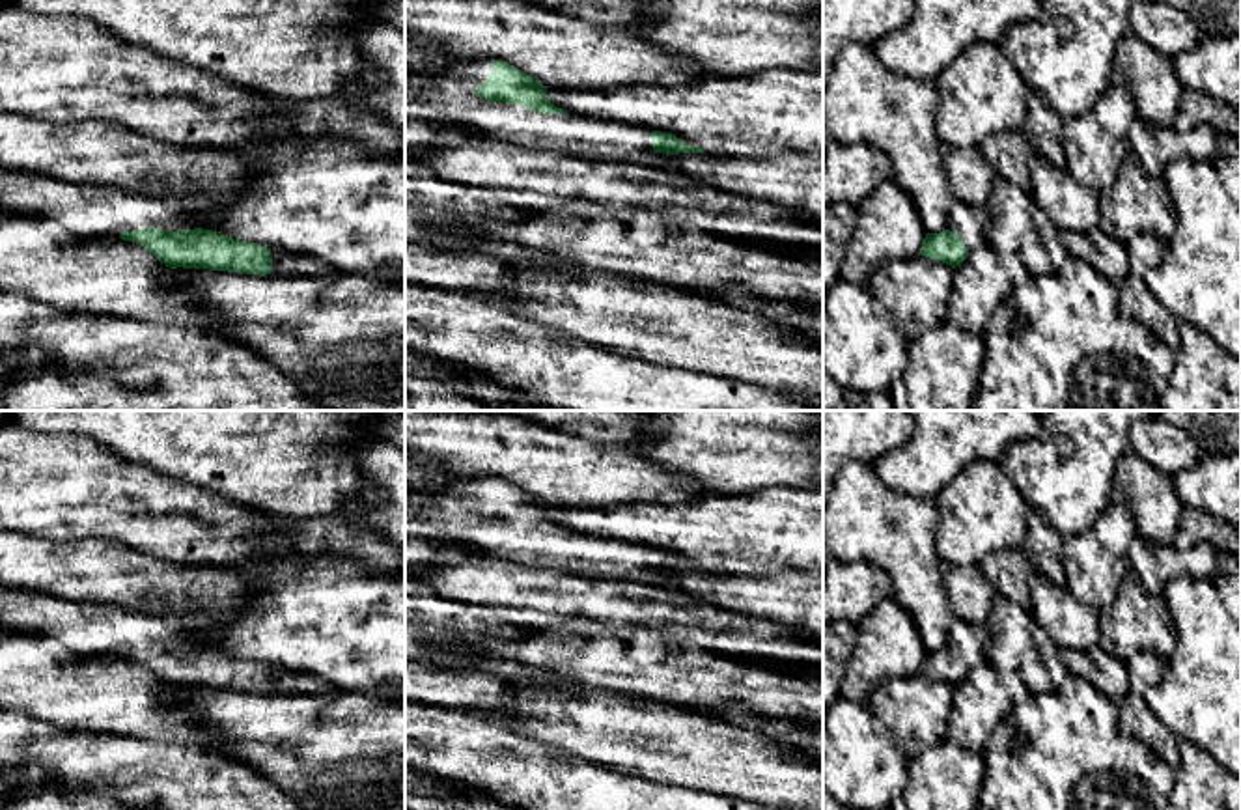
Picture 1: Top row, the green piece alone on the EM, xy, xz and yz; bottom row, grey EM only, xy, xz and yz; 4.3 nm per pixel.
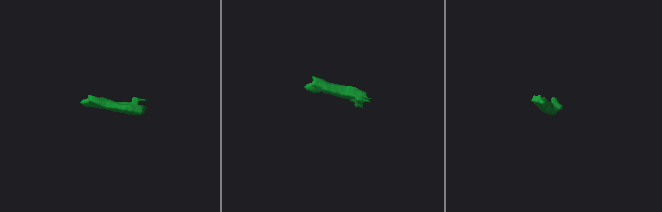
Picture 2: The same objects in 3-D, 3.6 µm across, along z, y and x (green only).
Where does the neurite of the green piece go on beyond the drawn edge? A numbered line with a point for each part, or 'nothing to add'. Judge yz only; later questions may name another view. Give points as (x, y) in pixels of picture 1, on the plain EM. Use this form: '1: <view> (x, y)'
1: yz (971, 642)

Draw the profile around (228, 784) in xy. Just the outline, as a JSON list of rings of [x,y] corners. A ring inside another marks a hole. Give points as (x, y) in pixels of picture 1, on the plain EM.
[[[0,711],[0,769],[19,769],[30,782],[2,801],[0,810],[302,810],[265,775],[220,750],[75,732],[17,711]],[[129,784],[146,784],[157,803],[123,804],[118,788]]]

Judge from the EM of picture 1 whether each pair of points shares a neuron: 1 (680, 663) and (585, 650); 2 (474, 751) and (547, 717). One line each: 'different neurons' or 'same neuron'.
1: same neuron
2: different neurons

